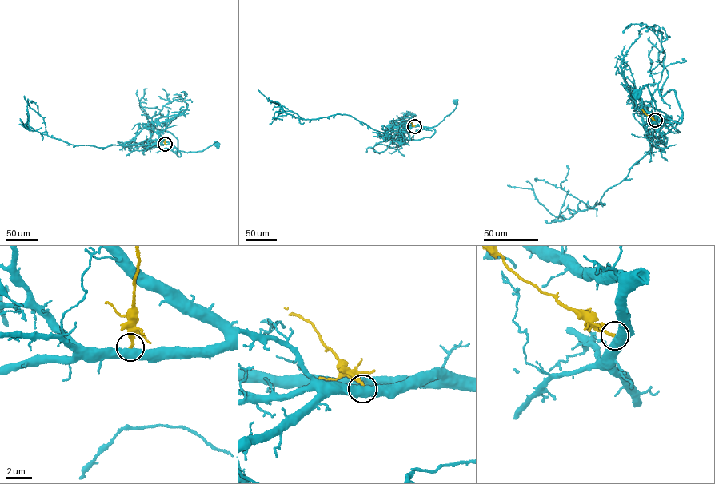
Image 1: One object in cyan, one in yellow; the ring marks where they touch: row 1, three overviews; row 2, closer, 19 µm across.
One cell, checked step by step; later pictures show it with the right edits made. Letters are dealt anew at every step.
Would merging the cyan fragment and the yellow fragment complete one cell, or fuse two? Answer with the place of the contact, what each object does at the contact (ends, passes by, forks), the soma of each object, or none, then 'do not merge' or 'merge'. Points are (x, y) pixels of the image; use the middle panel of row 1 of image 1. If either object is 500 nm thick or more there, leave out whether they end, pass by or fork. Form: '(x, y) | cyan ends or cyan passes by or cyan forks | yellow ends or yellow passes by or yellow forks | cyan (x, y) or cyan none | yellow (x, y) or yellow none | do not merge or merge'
(414, 126) | cyan (454, 101) | yellow none | do not merge

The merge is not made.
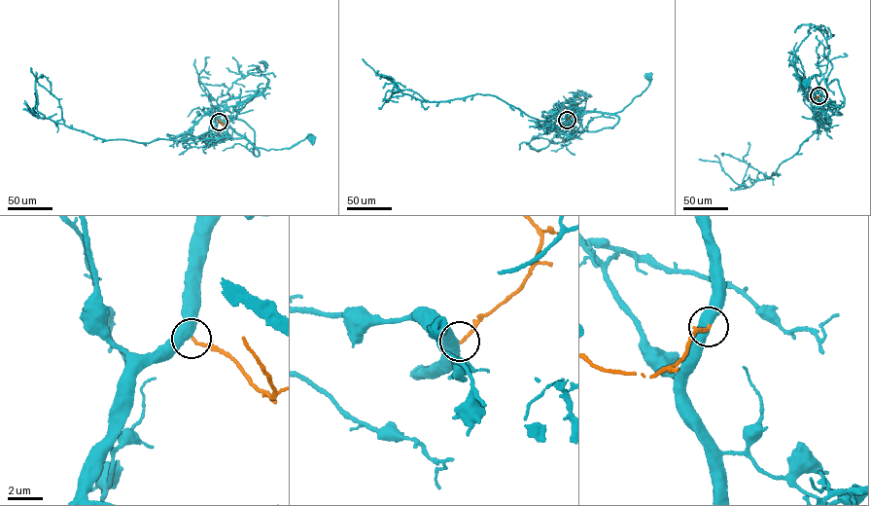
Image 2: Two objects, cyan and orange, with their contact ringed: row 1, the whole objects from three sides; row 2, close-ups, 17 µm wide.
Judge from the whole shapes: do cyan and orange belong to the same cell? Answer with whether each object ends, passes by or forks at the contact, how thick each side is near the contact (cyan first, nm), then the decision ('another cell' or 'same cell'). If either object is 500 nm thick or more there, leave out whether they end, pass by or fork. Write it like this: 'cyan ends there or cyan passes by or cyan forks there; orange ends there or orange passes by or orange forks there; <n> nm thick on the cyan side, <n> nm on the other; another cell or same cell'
500 nm thick on the cyan side, 170 nm on the other; another cell

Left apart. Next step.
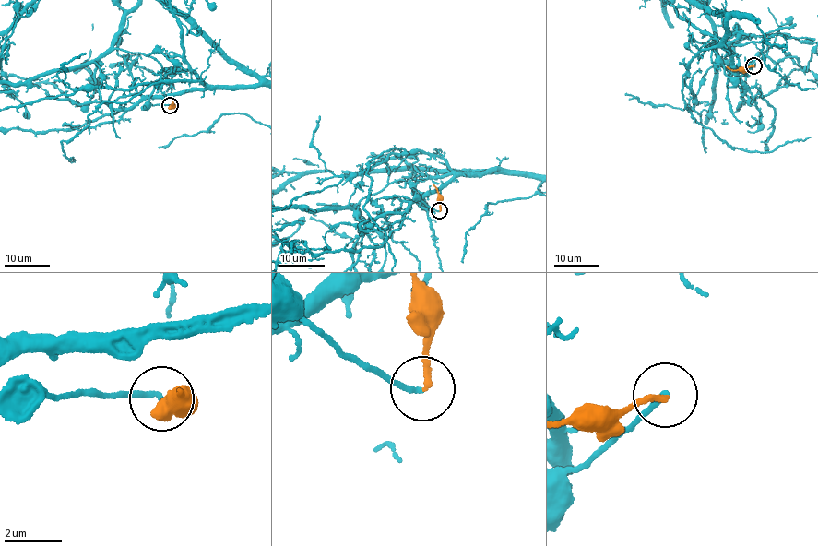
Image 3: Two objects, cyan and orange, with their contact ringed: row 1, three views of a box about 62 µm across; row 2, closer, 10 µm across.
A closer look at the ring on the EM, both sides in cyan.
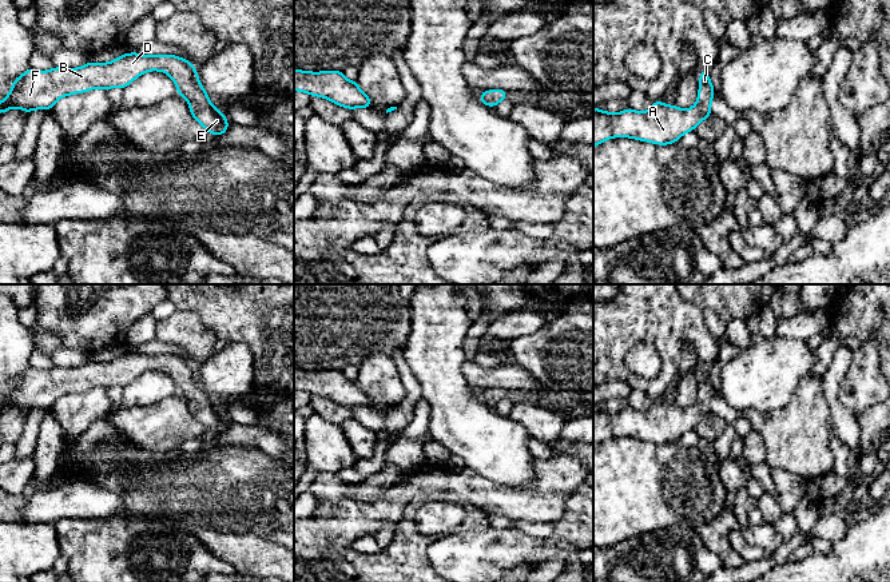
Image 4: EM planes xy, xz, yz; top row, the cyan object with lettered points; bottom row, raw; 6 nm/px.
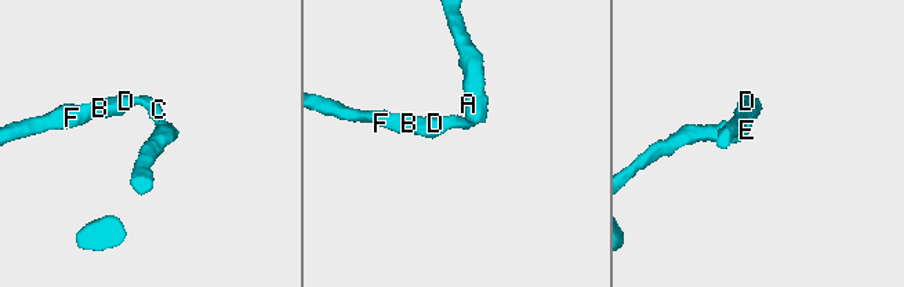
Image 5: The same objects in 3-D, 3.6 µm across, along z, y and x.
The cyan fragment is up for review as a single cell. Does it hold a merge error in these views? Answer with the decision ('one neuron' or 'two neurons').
one neuron

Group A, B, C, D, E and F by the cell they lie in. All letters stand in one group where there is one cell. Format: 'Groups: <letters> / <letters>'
Groups: A B C D E F

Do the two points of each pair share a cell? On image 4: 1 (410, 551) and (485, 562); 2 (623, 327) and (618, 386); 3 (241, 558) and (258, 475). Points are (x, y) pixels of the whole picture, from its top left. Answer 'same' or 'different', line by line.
1: different
2: different
3: different

